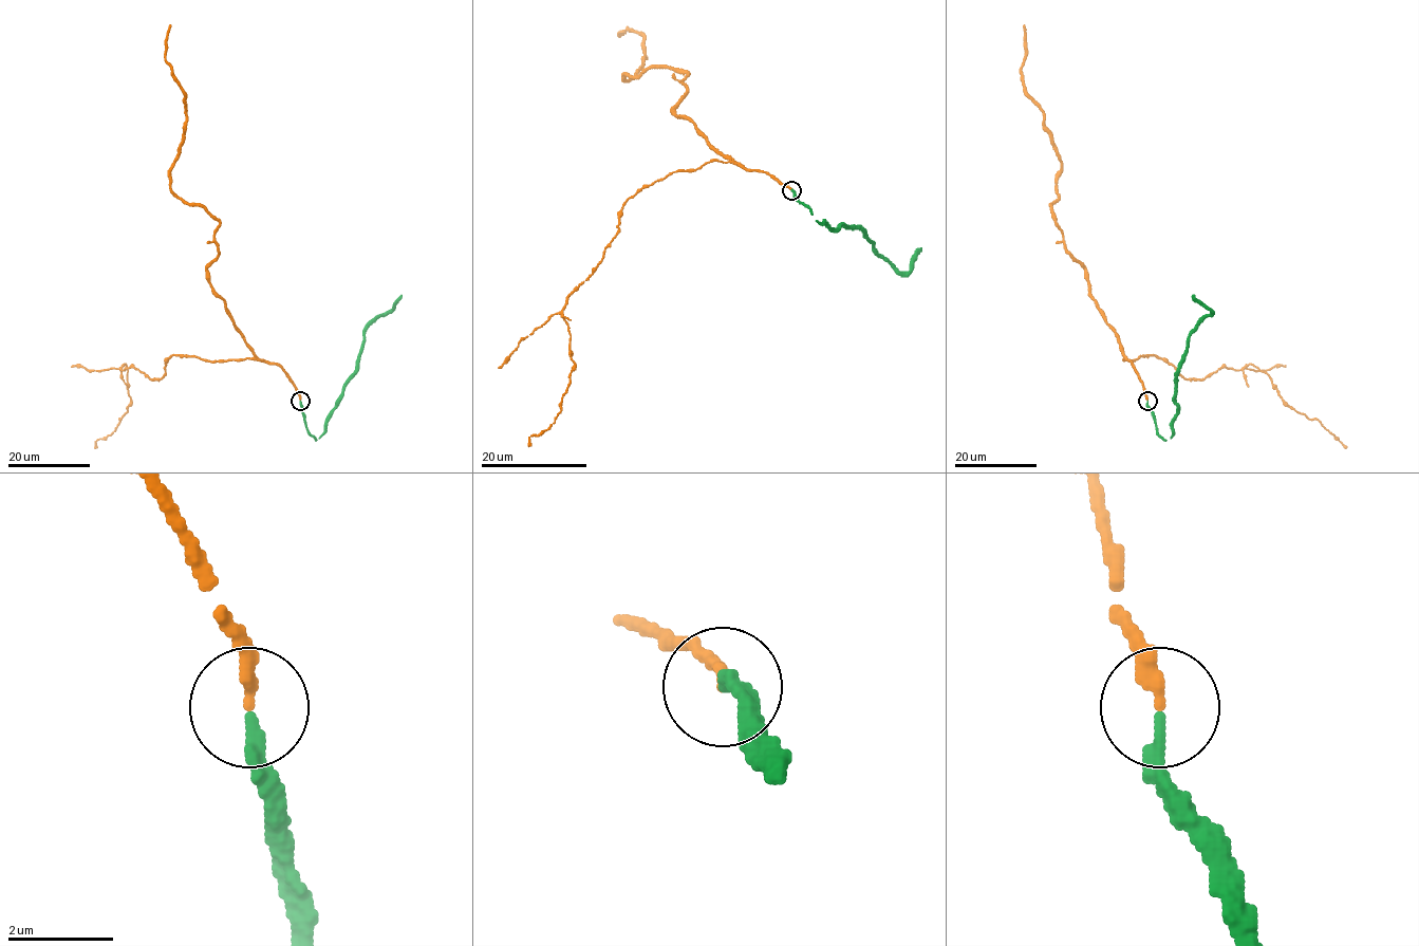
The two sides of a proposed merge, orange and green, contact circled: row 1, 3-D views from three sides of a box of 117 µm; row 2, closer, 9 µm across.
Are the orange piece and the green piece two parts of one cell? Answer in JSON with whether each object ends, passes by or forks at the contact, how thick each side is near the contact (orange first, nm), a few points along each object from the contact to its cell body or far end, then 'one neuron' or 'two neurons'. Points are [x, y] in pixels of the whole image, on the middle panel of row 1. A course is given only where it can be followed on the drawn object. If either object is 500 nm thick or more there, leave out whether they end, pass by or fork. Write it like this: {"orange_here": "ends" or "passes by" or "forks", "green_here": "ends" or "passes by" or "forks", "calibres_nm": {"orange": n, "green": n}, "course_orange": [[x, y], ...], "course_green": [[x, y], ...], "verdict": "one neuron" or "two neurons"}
{"orange_here": "ends", "green_here": "ends", "calibres_nm": {"orange": 260, "green": 280}, "course_orange": [[790, 191], [741, 167], [672, 112], [688, 73], [648, 68], [627, 79], [646, 57], [645, 37], [626, 32]], "course_green": [[790, 191], [816, 220], [831, 228], [858, 226], [876, 251], [899, 272], [910, 269], [911, 257], [920, 247]], "verdict": "one neuron"}

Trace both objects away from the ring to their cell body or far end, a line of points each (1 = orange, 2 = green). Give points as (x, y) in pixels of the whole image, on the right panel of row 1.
1: (1147, 400), (1056, 222), (1061, 161), (1021, 74), (1024, 25)
2: (1147, 401), (1157, 433), (1167, 440), (1171, 438), (1176, 412), (1175, 373), (1189, 334), (1211, 313), (1192, 296)

